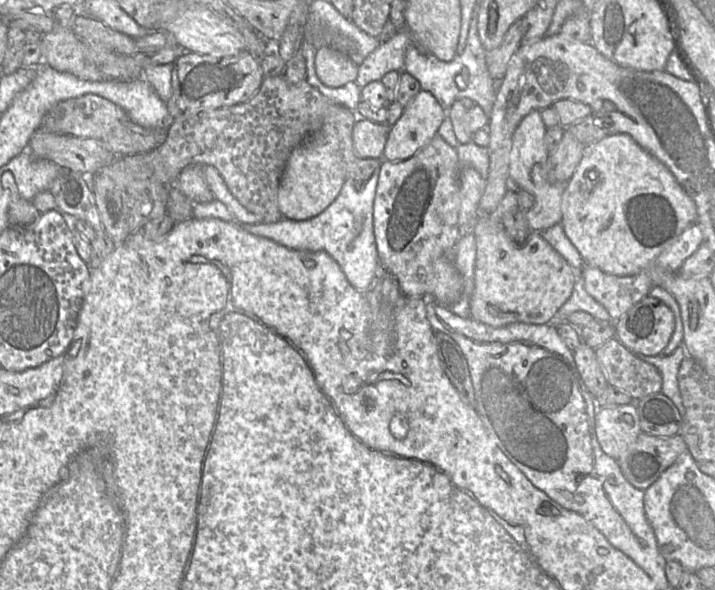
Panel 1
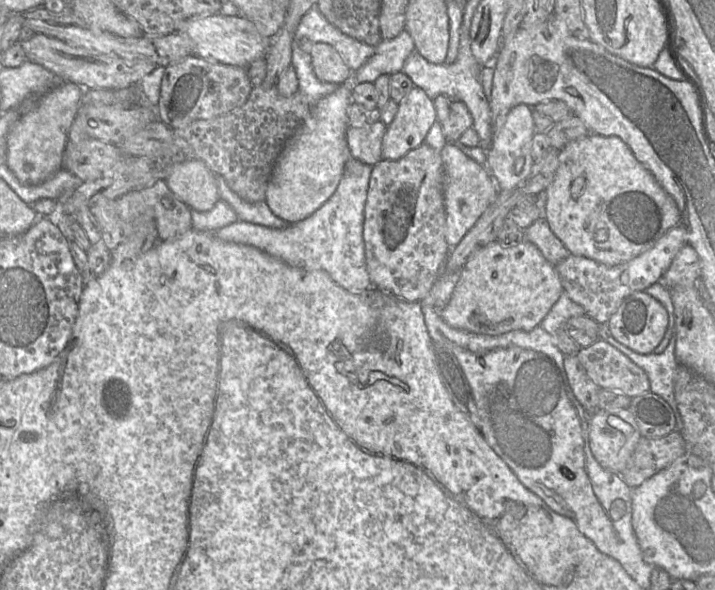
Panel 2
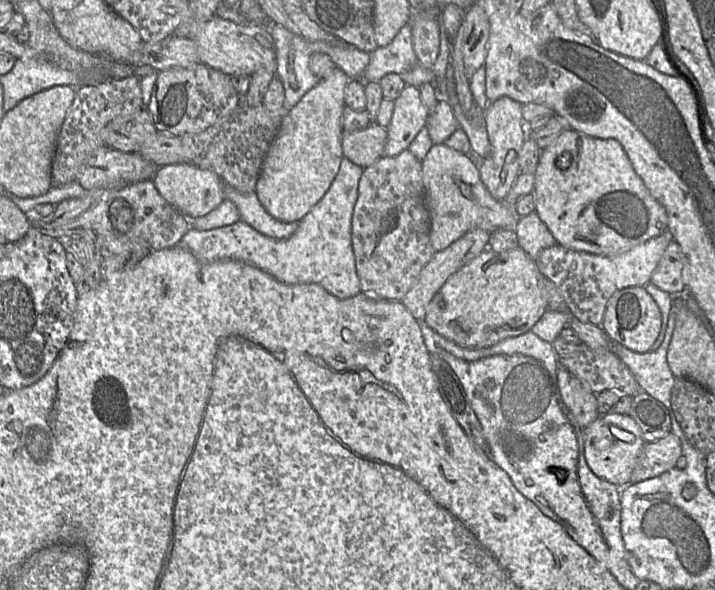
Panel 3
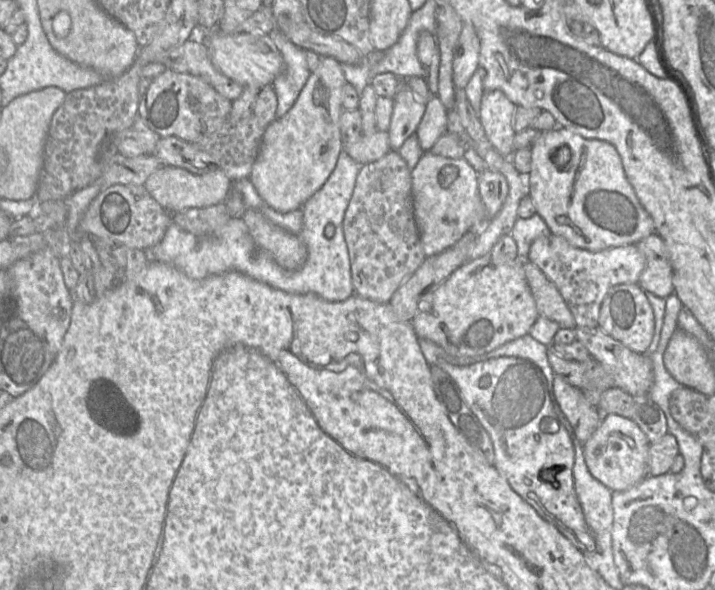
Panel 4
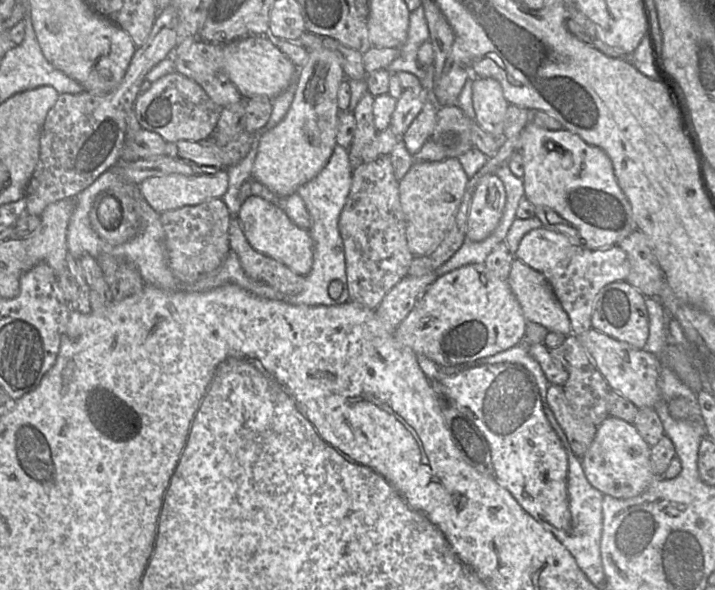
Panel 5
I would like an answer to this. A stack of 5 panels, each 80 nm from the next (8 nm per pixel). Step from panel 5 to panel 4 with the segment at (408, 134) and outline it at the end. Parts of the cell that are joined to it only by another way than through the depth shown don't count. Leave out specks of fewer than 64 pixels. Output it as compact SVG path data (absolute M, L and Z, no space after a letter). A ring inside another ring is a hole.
M436 96L426 101L425 113L415 131L424 152L429 151L435 142L447 132L448 111Z

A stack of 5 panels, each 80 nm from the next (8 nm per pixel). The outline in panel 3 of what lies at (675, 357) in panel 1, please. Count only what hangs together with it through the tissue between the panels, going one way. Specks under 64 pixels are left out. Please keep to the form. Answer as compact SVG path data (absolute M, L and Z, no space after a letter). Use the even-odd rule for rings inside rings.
M673 296L663 342L654 352L637 353L617 342L610 341L610 350L628 366L639 383L641 391L660 401L666 407L669 415L674 413L671 405L671 388L674 387L675 377L667 362L667 352L672 340L676 316L681 308L680 296Z

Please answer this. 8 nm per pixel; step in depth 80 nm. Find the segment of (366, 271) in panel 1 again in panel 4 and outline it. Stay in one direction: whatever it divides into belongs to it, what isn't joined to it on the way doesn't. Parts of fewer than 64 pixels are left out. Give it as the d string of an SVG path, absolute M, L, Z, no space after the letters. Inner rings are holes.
M342 149L327 181L304 203L303 227L298 235L307 247L308 257L298 270L289 271L281 267L268 252L259 248L242 218L231 218L220 231L207 235L194 235L172 223L163 239L157 245L146 249L145 253L149 261L167 263L195 280L236 271L286 293L312 293L331 302L347 300L355 292L343 219L360 167L361 165Z

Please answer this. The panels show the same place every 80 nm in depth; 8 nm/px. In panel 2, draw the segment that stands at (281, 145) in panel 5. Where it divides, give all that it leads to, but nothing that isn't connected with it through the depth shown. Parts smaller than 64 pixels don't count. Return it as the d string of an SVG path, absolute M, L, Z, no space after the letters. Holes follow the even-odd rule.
M343 83L331 94L318 100L295 133L286 141L279 154L266 190L265 202L270 210L288 224L295 224L318 210L336 191L349 156L346 130L349 127L347 109L351 103L351 84Z

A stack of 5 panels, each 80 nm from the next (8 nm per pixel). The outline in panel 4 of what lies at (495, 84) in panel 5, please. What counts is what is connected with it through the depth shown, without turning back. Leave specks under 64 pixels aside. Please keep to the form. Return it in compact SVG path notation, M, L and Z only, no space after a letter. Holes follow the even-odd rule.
M500 90L483 93L478 117L490 145L502 156L511 159L516 151L513 141L514 105Z

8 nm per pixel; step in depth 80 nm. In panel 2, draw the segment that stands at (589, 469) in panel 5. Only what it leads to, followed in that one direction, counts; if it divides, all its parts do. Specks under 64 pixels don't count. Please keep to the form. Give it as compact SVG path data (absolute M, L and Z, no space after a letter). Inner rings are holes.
M629 408L615 411L596 410L589 421L589 444L597 462L612 472L622 474L633 454L641 433L633 413ZM617 416L632 427L632 432L624 434L609 424L609 417Z

